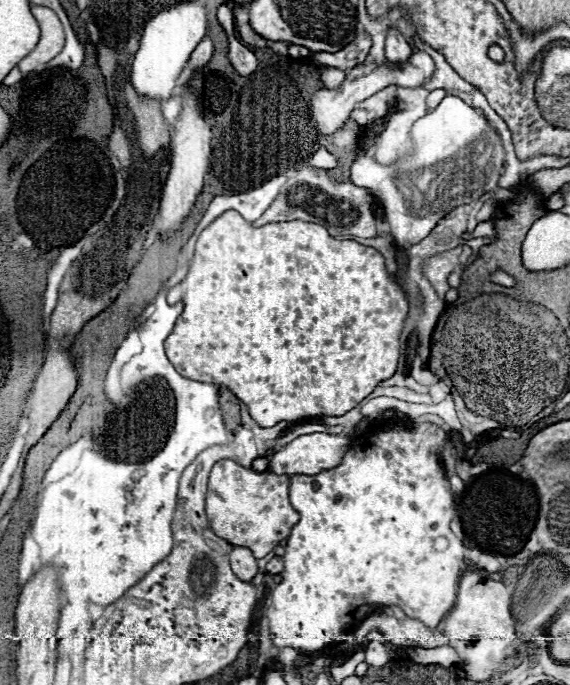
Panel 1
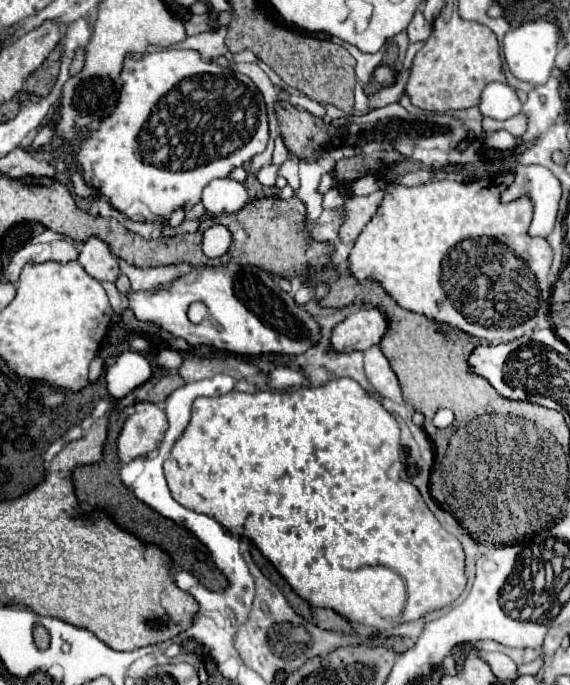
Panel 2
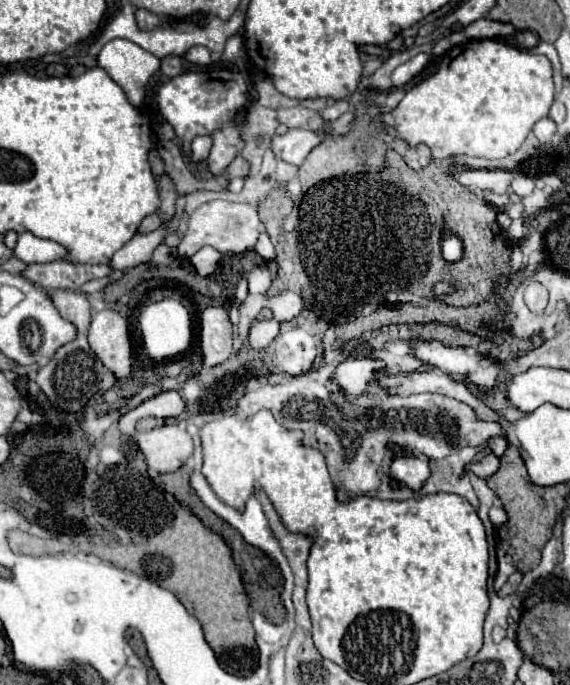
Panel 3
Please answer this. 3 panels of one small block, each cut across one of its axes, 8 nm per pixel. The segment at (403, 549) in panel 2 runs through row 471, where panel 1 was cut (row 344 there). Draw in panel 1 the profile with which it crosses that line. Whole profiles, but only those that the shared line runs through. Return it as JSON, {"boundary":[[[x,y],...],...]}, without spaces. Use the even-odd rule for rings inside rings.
{"boundary":[[[234,210],[224,212],[222,216],[218,216],[218,220],[214,220],[200,234],[200,238],[196,242],[196,254],[194,254],[192,266],[190,266],[184,282],[178,286],[178,290],[182,296],[180,300],[184,304],[184,312],[180,314],[172,334],[164,342],[166,356],[170,358],[170,362],[182,376],[198,380],[198,382],[208,382],[208,384],[228,388],[238,400],[242,400],[246,404],[250,416],[262,428],[272,428],[274,424],[278,424],[282,420],[294,422],[294,420],[310,418],[310,416],[342,416],[348,410],[352,410],[360,400],[364,400],[382,380],[390,378],[398,368],[398,356],[400,356],[398,338],[400,338],[402,322],[410,310],[408,296],[388,276],[384,258],[378,250],[374,250],[370,246],[354,244],[354,240],[334,240],[318,224],[292,220],[292,222],[274,222],[274,224],[254,228],[238,212],[234,212]]]}

